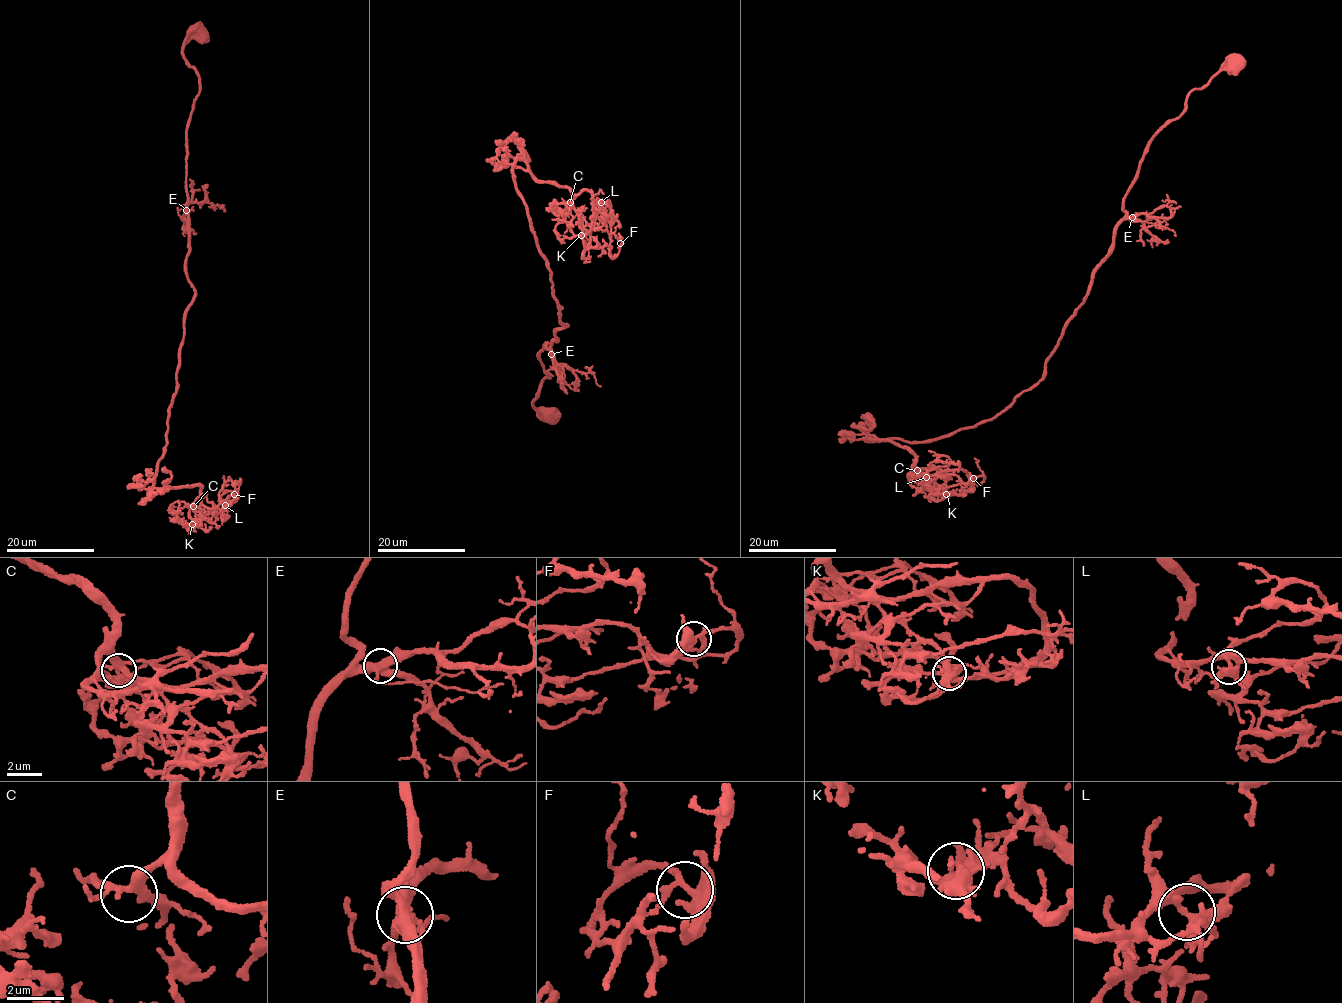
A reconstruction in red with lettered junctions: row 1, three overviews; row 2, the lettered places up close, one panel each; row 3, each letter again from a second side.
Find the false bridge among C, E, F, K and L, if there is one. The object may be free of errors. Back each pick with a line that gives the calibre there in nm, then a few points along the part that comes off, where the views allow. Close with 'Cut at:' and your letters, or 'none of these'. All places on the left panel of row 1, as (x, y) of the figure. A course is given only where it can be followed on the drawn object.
Cut at: none of these

